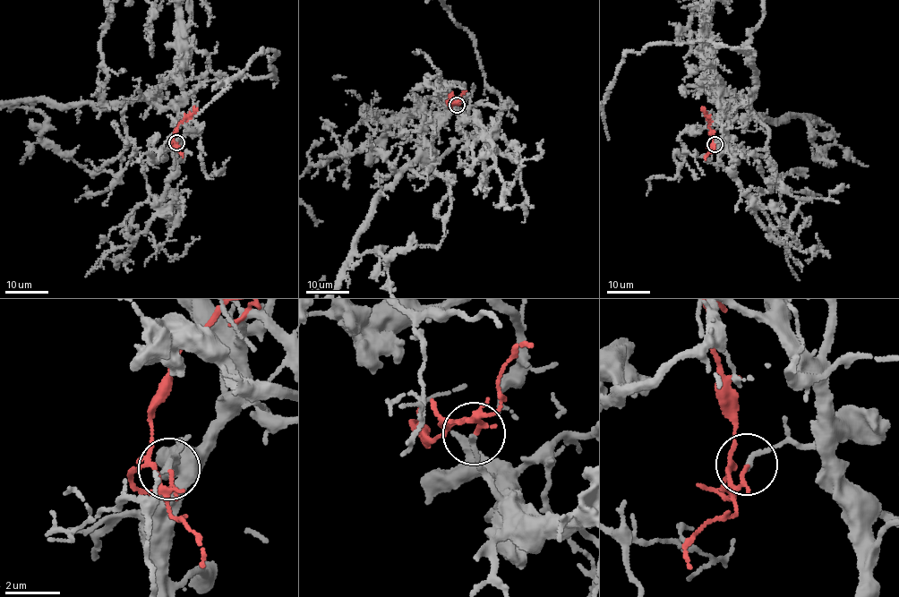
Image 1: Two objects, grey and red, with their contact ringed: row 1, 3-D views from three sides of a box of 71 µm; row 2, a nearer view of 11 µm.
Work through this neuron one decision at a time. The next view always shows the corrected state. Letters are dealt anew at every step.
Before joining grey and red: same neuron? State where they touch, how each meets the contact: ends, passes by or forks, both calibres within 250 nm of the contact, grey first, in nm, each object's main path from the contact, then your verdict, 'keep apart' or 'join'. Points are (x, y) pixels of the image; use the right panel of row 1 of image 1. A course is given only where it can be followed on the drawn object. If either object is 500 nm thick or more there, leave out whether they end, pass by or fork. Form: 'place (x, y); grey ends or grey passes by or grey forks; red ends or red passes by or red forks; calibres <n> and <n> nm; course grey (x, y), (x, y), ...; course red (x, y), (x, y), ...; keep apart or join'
place (714, 144); grey ends; red ends; calibres 190 and 130 nm; course grey (714, 145), (721, 116), (758, 87), (751, 53), (652, 43), (626, 54), (603, 99); course red (714, 145), (714, 149), (711, 147), (712, 134), (706, 115), (701, 108); keep apart

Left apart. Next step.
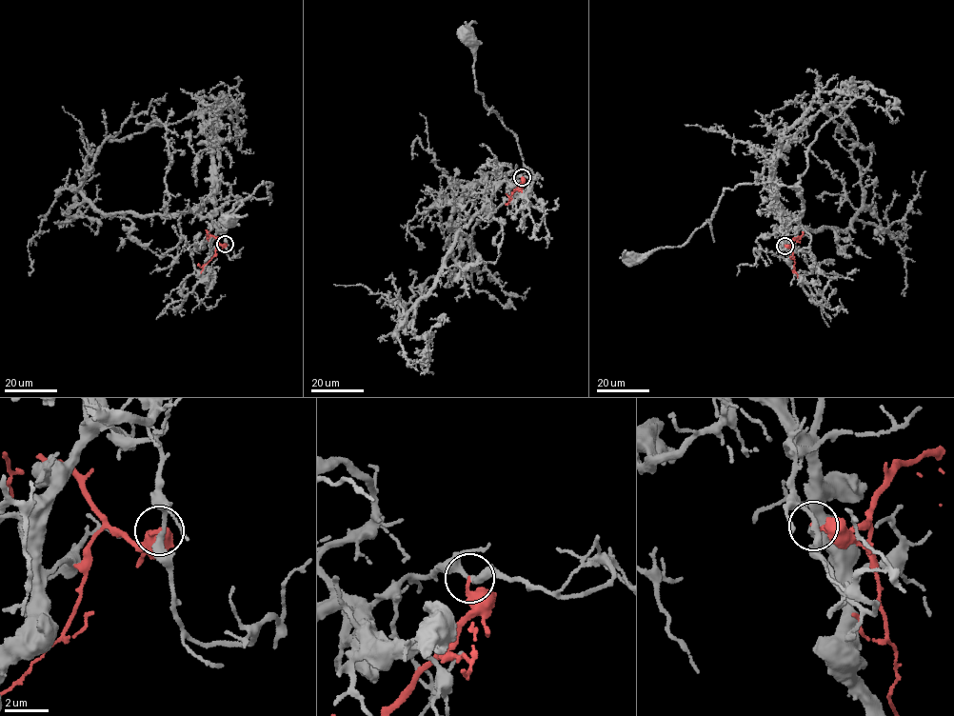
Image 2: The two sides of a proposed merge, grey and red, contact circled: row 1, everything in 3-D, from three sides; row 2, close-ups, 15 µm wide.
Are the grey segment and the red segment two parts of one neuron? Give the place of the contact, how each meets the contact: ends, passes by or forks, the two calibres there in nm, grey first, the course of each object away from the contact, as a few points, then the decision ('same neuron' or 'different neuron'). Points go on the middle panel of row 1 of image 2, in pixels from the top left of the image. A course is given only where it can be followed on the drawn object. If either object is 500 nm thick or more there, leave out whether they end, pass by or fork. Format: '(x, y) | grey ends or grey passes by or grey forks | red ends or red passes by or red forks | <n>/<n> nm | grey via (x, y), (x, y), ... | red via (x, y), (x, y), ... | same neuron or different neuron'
(522, 177) | grey passes by | red ends | 280/190 nm | grey via (522, 177), (502, 184), (486, 213), (520, 196), (532, 172), (517, 138), (477, 91), (464, 36) | red via (522, 177), (519, 187), (522, 188), (513, 190) | different neuron

